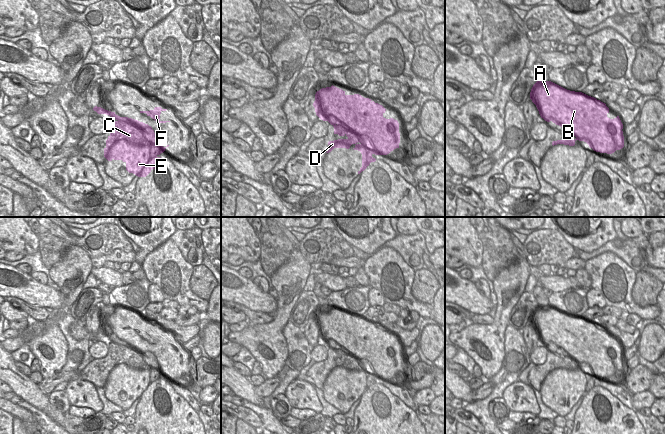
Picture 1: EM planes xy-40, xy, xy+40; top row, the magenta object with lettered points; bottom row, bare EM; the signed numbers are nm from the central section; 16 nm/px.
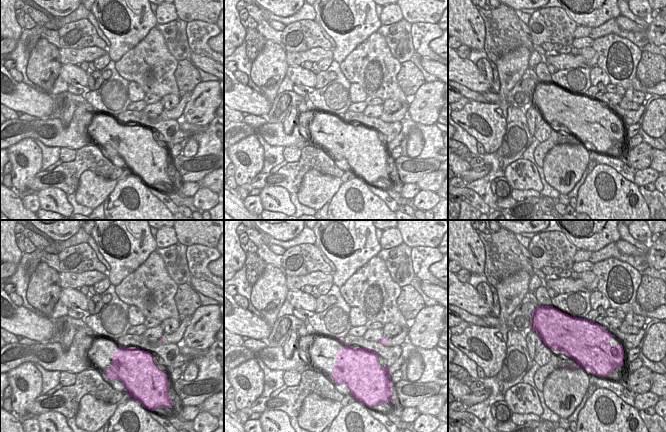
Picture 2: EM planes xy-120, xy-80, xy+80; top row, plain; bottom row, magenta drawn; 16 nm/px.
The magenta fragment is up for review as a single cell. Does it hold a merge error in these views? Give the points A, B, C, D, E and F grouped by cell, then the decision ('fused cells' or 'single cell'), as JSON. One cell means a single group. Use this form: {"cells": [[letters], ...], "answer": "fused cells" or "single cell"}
{"cells": [["A", "B", "C", "D", "E", "F"]], "answer": "single cell"}

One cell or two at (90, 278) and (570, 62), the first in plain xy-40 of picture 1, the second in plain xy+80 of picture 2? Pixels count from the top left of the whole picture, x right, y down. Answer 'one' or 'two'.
one

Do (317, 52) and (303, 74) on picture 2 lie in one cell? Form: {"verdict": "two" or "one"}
{"verdict": "one"}

